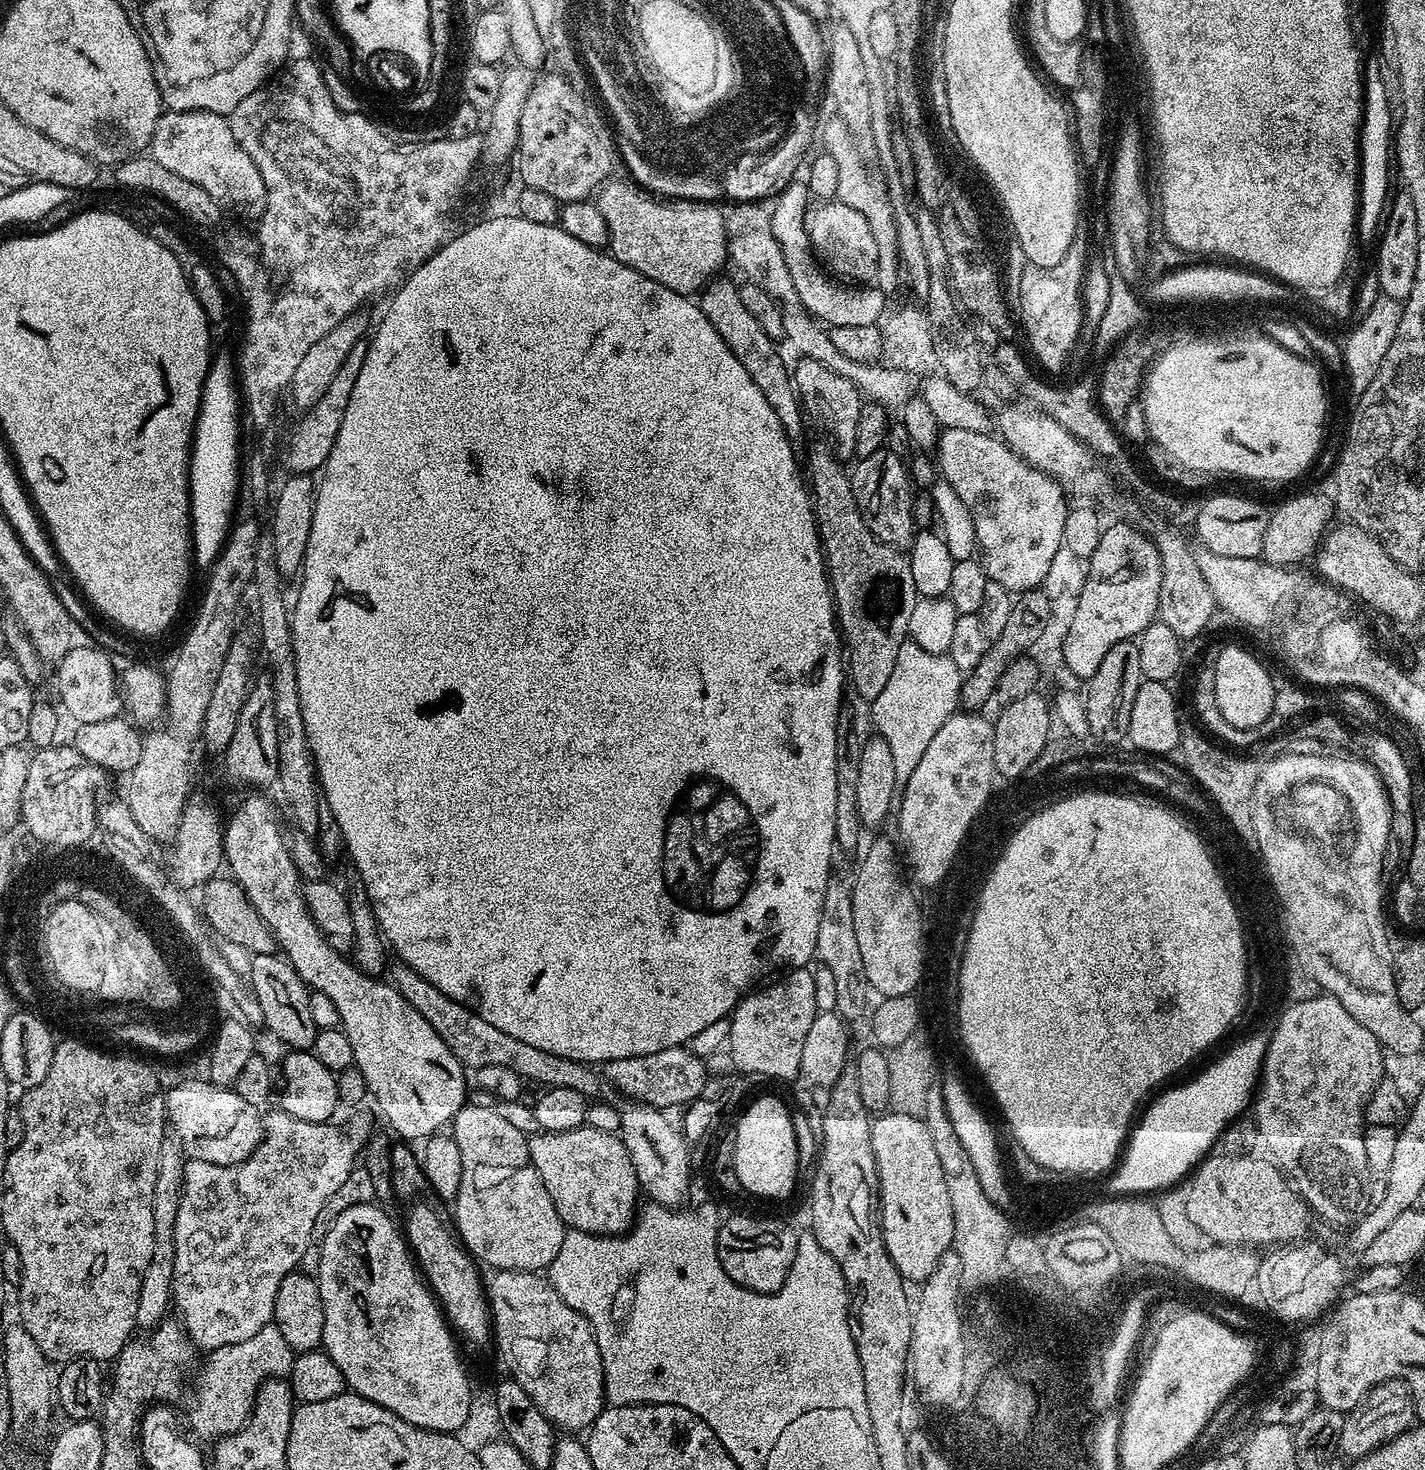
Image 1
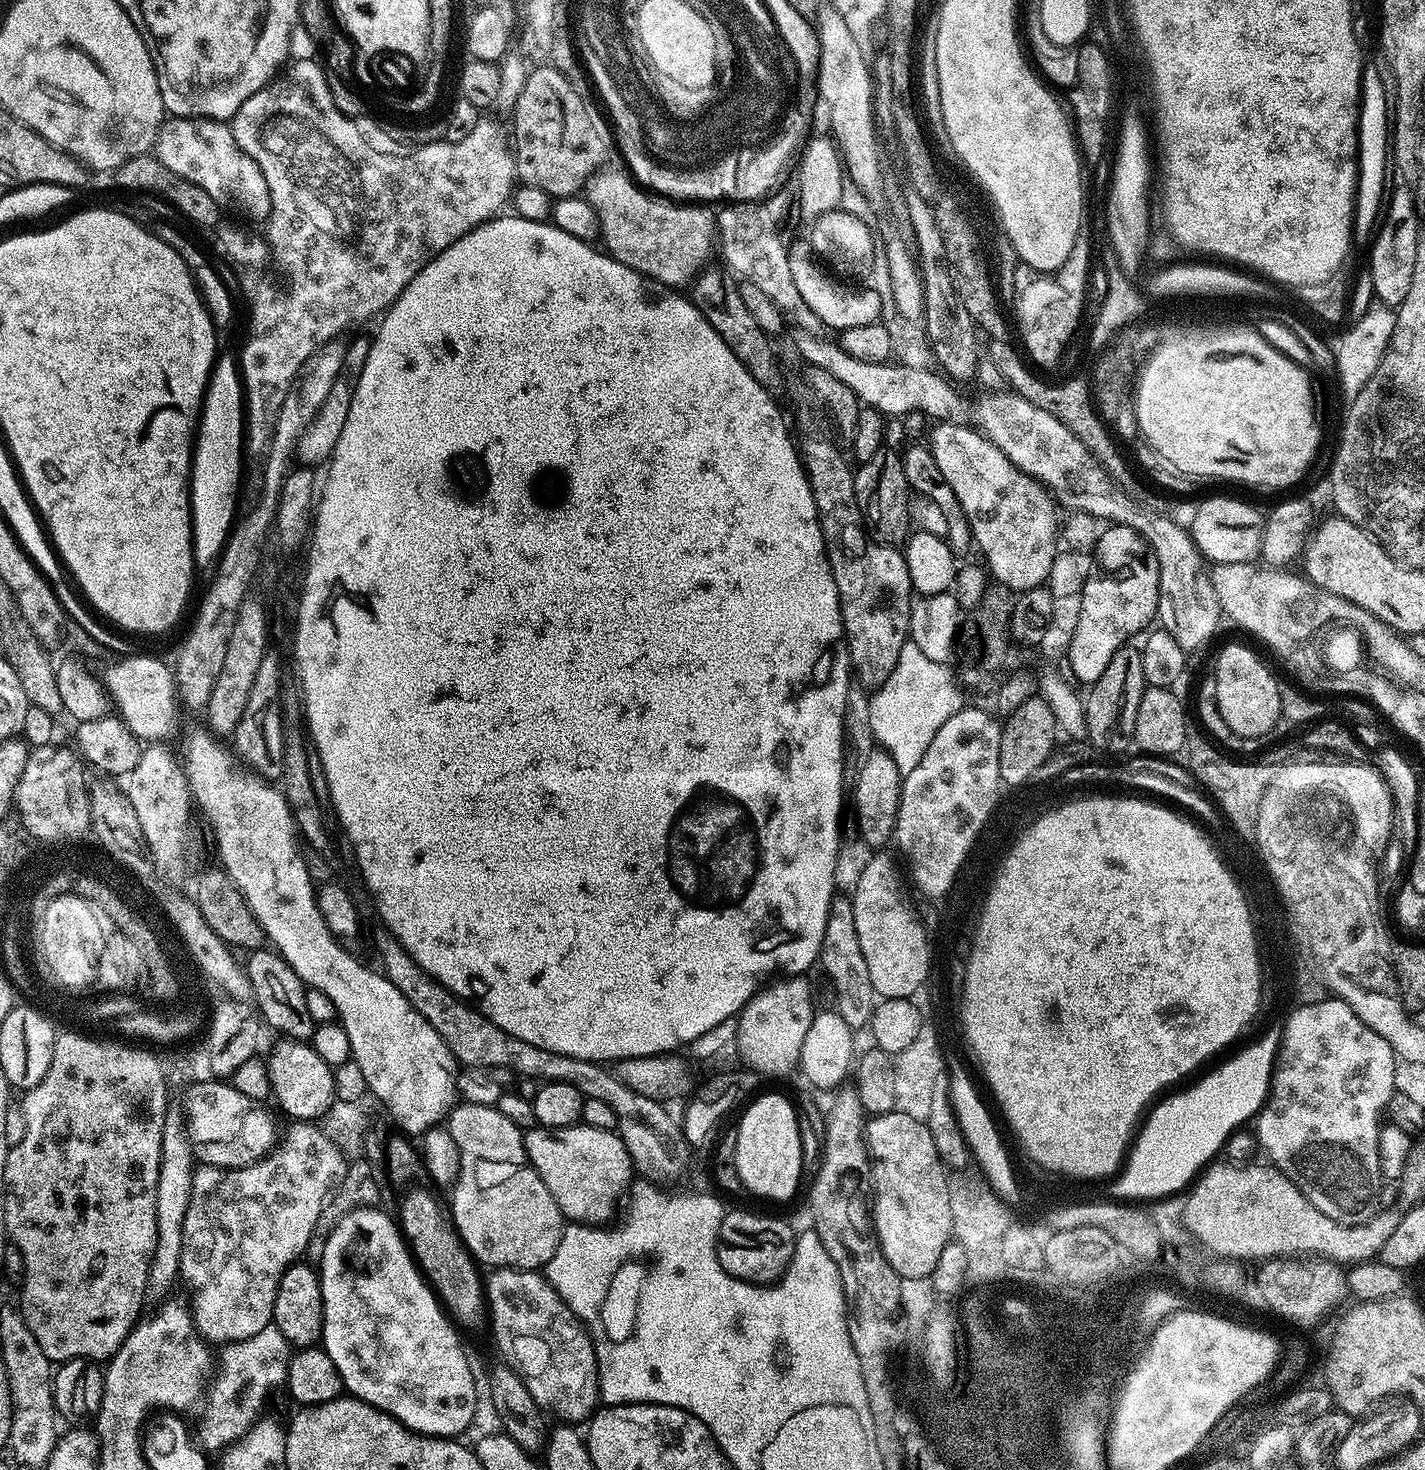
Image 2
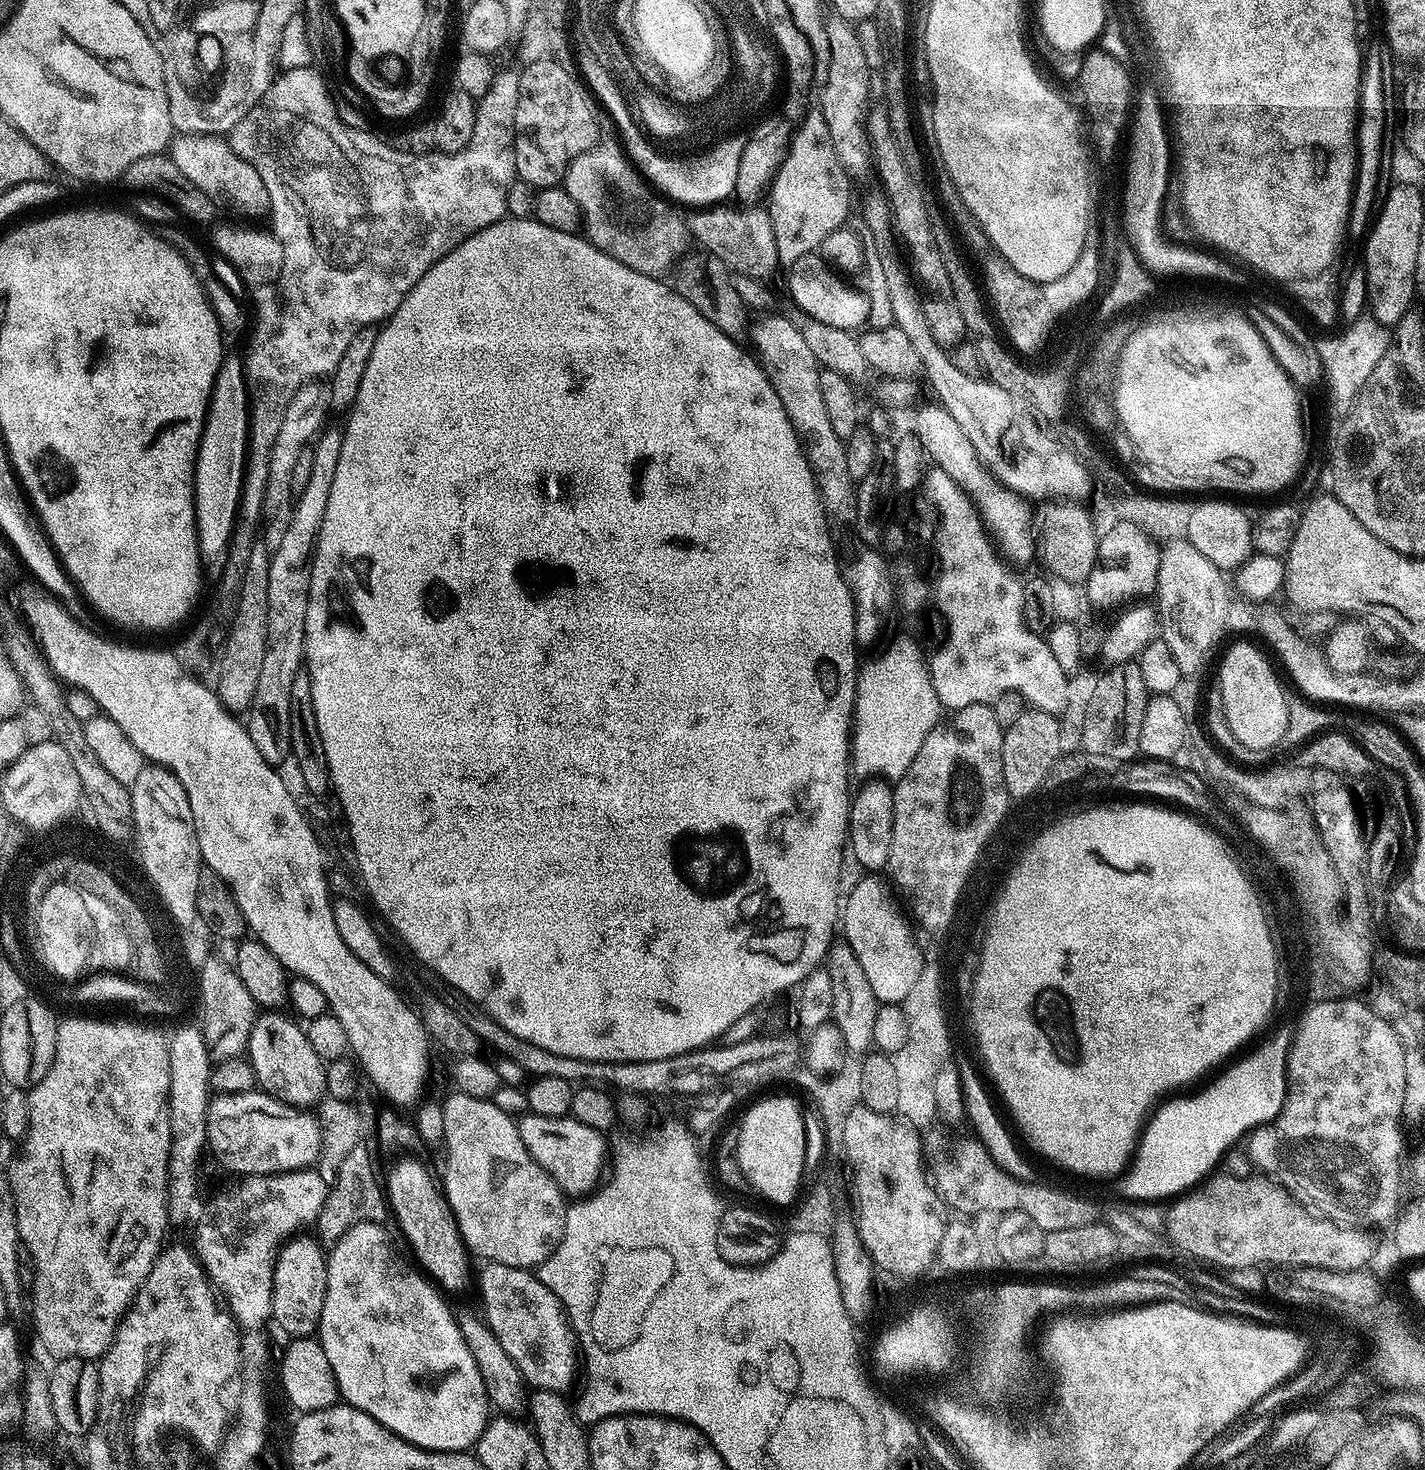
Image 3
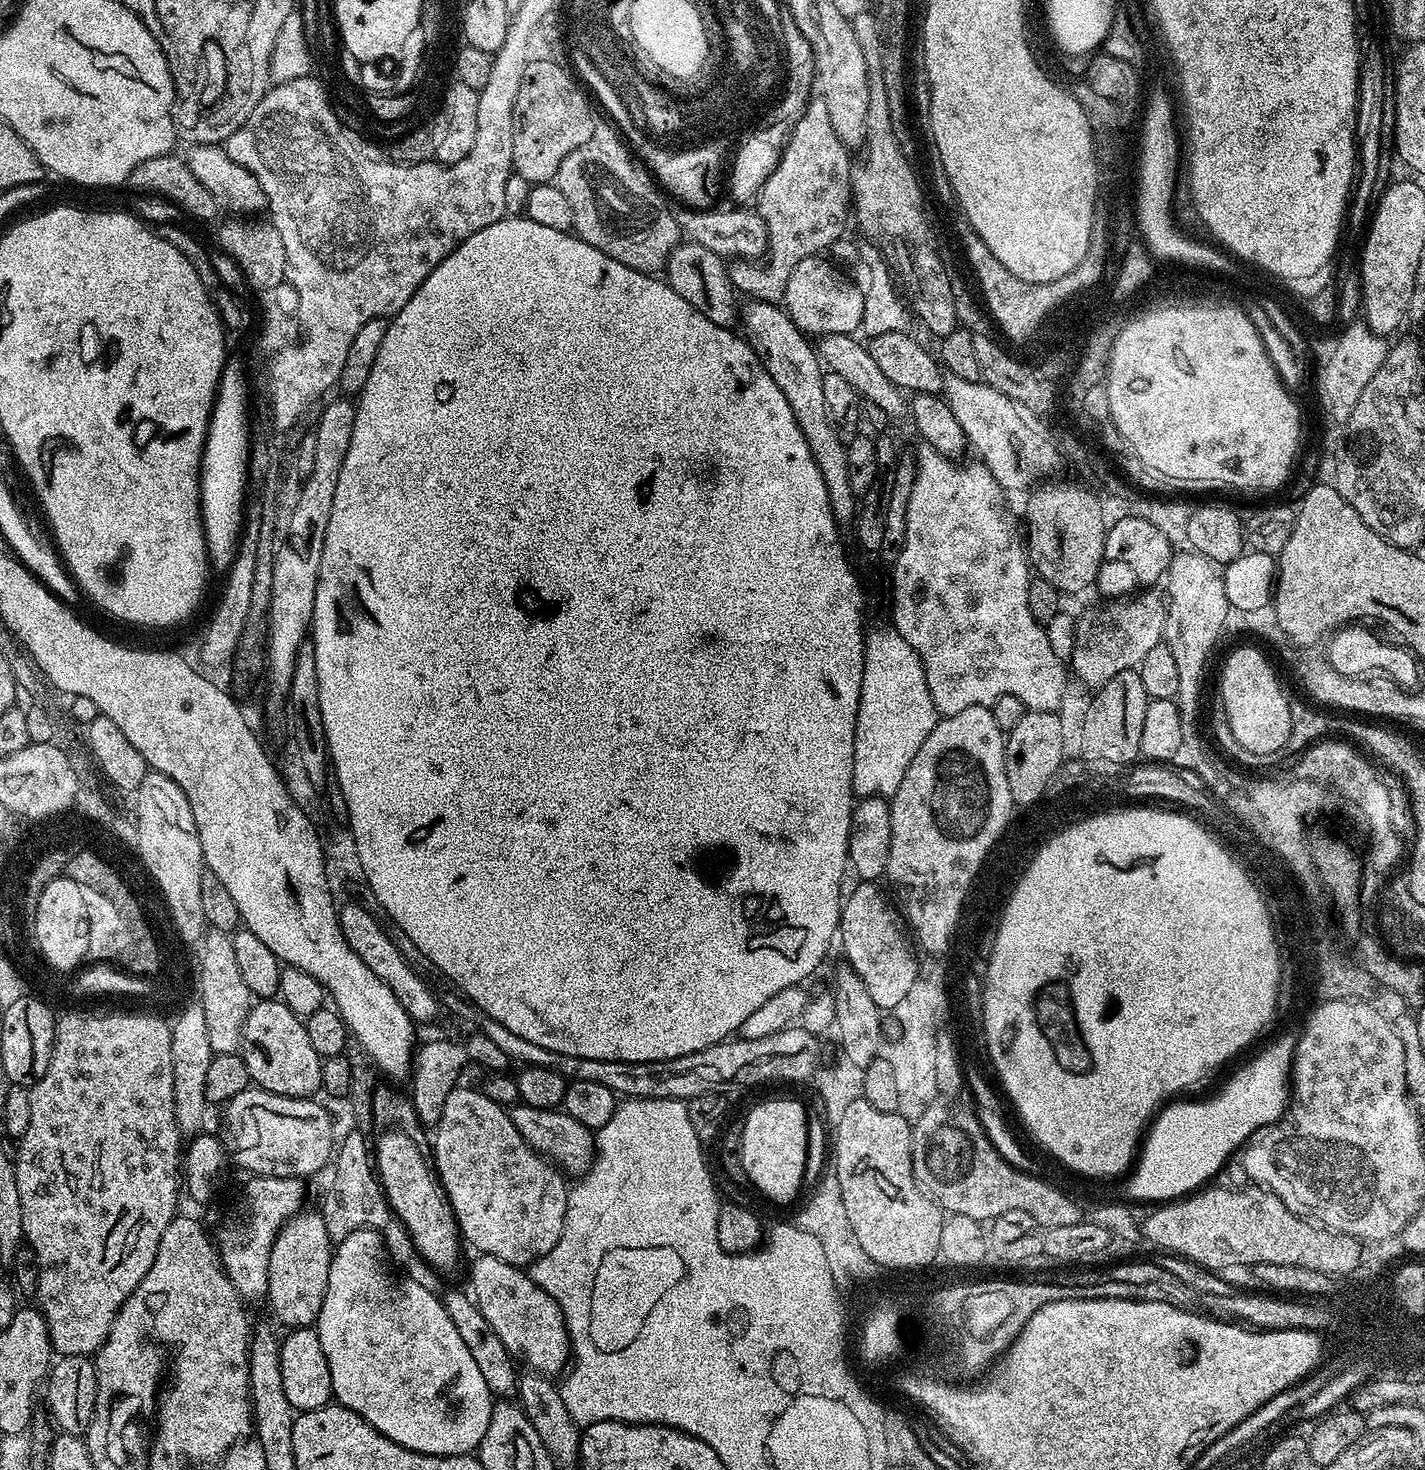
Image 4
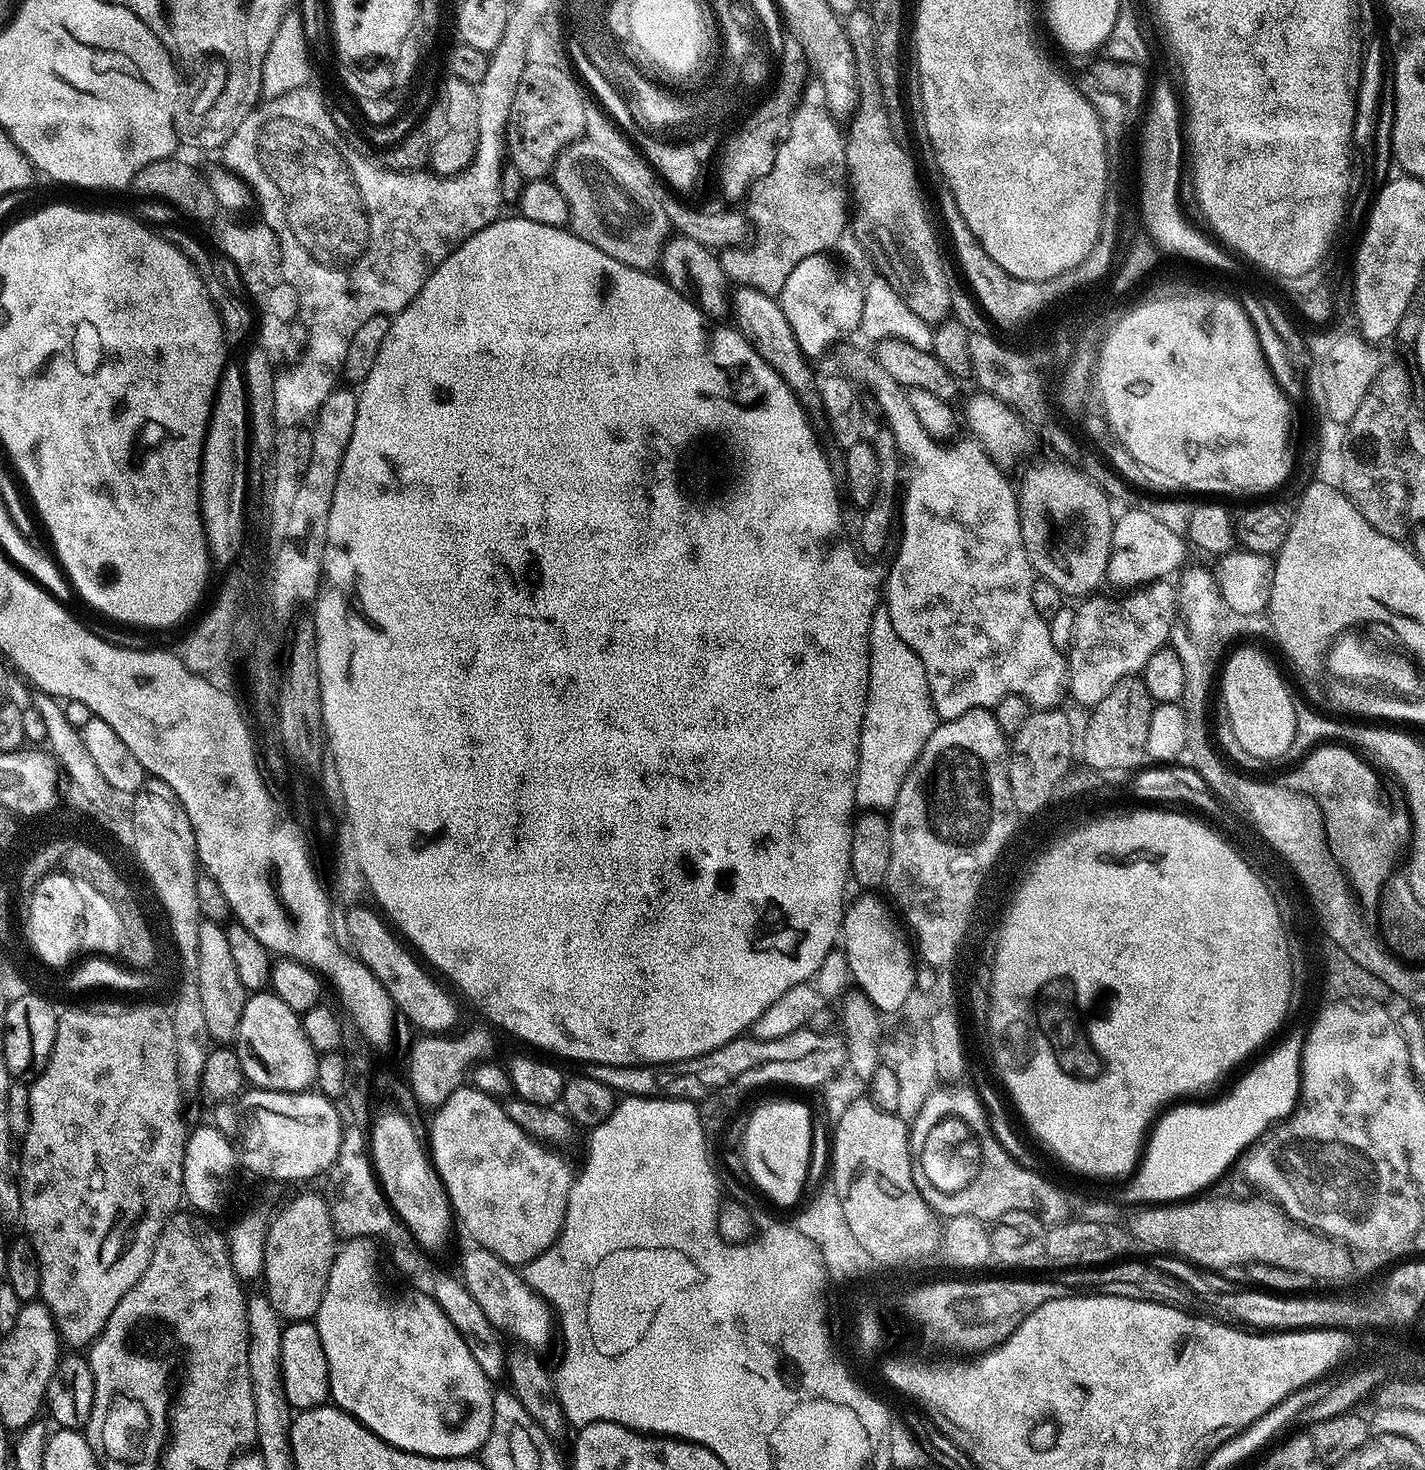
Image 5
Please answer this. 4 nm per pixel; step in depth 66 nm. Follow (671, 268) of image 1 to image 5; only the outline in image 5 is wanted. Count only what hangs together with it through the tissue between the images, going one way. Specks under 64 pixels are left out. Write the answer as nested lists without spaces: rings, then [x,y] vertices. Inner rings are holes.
[[[588,139],[575,140],[563,148],[550,173],[558,190],[562,190],[562,198],[566,198],[571,232],[626,266],[655,269],[660,263],[660,251],[670,239],[661,196],[651,187],[652,180],[642,169],[632,172],[626,157]]]

